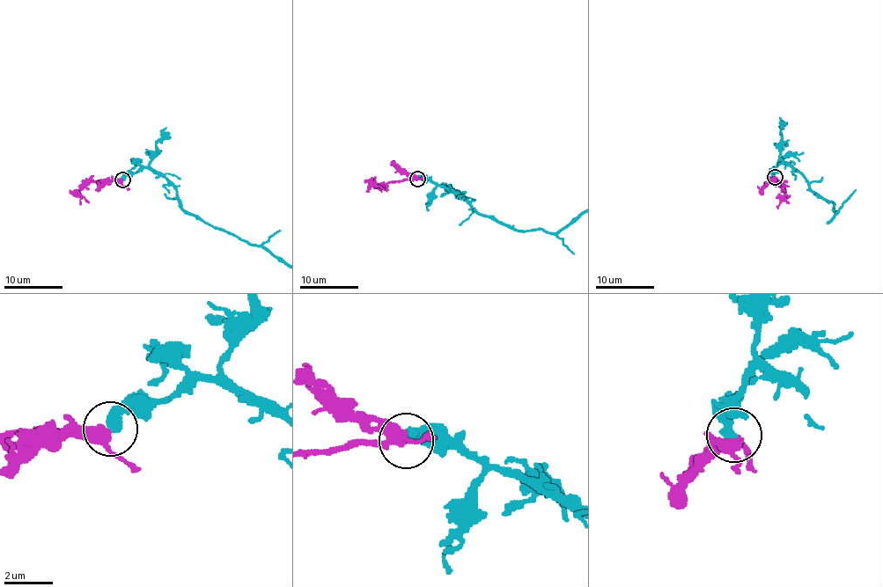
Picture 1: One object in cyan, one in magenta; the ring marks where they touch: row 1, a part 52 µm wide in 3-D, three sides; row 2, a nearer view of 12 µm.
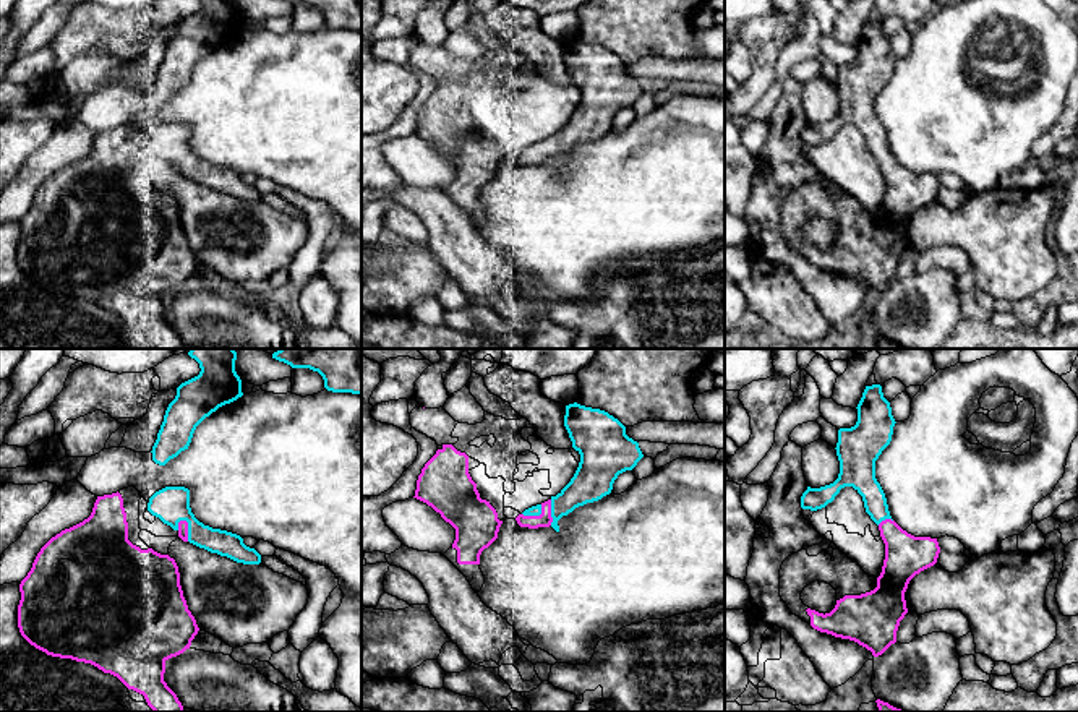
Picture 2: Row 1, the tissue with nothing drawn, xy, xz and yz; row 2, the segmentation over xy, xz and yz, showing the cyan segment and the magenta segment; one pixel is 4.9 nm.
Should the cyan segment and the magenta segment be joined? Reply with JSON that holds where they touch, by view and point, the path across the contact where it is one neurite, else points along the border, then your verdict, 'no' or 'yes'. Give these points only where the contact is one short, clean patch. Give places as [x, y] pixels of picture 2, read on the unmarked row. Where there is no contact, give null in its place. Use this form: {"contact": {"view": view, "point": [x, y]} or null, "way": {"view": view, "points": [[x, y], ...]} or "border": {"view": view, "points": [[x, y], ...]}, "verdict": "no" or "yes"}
{"contact": {"view": "xy", "point": [188, 166]}, "way": {"view": "xy", "points": [[171, 141], [188, 166], [182, 162]]}, "verdict": "yes"}

